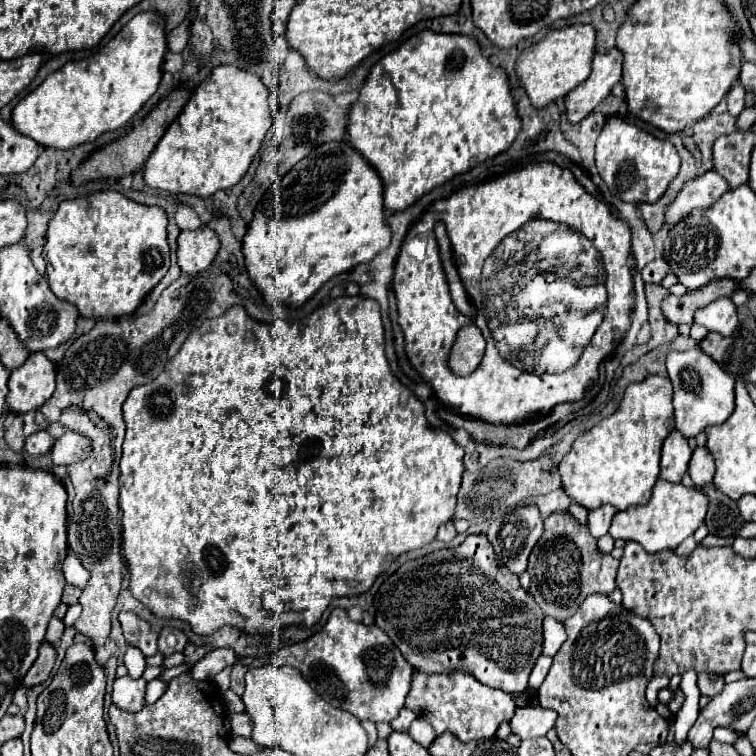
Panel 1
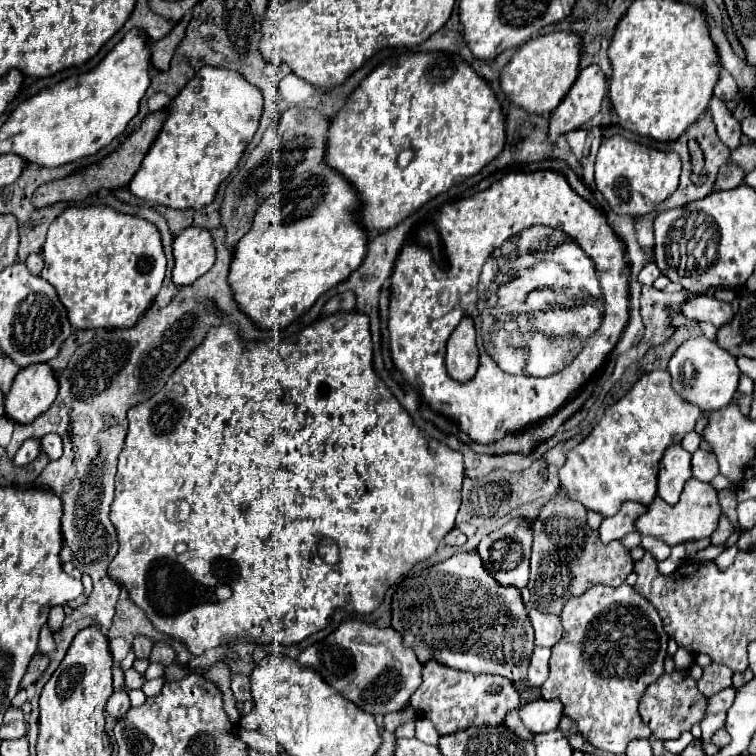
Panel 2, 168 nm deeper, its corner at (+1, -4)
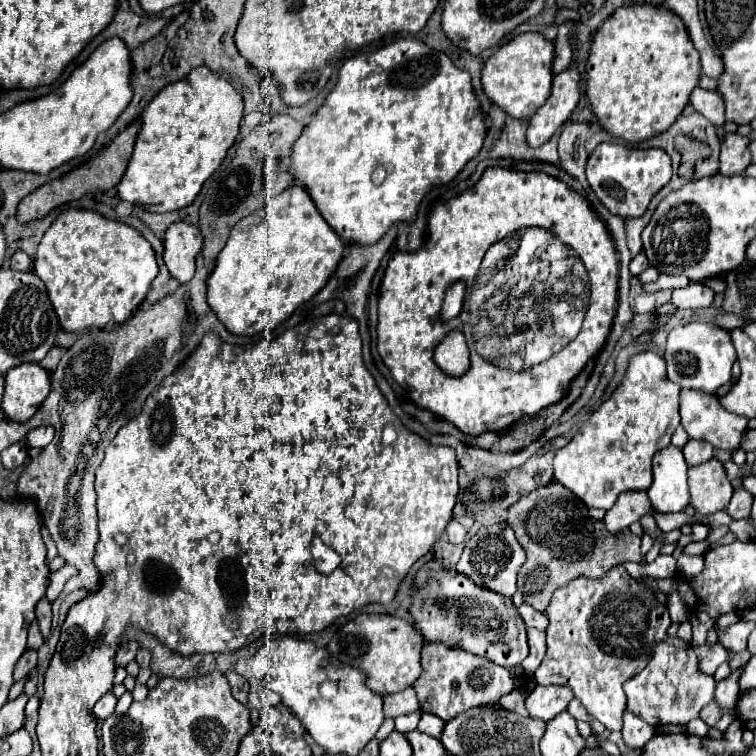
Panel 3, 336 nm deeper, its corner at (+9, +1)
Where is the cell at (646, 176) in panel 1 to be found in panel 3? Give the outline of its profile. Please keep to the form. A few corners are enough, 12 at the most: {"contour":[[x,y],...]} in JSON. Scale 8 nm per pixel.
{"contour":[[600,143],[586,179],[610,213],[640,217],[672,177],[664,149]]}

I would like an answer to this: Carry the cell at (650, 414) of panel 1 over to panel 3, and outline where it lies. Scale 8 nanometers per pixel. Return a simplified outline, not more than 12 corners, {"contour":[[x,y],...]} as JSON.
{"contour":[[646,351],[554,457],[586,507],[646,491],[680,385]]}

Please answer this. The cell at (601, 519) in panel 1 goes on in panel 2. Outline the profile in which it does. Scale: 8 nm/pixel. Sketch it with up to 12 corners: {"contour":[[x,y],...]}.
{"contour":[[624,502],[616,516],[598,528],[604,544],[636,530],[636,518],[648,506]]}

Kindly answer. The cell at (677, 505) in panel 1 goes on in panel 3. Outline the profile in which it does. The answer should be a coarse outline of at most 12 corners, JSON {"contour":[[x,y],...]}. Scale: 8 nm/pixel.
{"contour":[[716,459],[688,469],[688,507],[702,517],[734,493]]}

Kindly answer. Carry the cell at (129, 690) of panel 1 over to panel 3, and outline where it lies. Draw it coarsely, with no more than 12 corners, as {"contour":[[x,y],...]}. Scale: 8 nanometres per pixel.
{"contour":[[106,693],[96,705],[96,719],[108,719],[116,709],[116,697]]}

